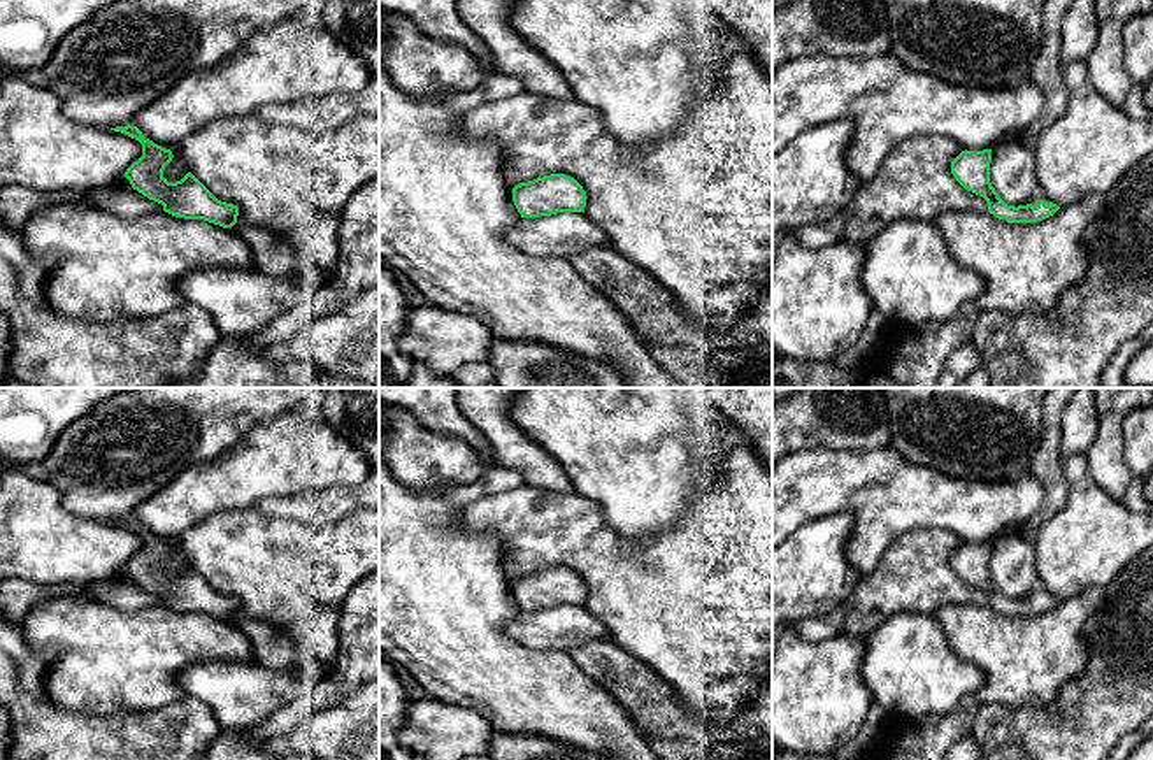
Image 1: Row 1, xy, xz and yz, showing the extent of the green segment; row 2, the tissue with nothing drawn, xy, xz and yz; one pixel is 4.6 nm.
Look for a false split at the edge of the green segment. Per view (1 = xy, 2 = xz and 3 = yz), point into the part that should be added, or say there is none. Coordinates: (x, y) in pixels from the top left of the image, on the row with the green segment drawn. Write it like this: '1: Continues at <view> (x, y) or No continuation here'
1: No continuation here
2: No continuation here
3: Continues at yz (1039, 195)

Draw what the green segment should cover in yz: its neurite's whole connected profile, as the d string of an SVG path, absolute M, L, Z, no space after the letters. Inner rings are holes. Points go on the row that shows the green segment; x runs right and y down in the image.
M965 149L951 161L951 174L967 191L983 197L988 204L988 212L995 218L1007 223L1037 223L1060 209L1042 191L1023 205L1007 205L990 183L990 163L992 149Z

